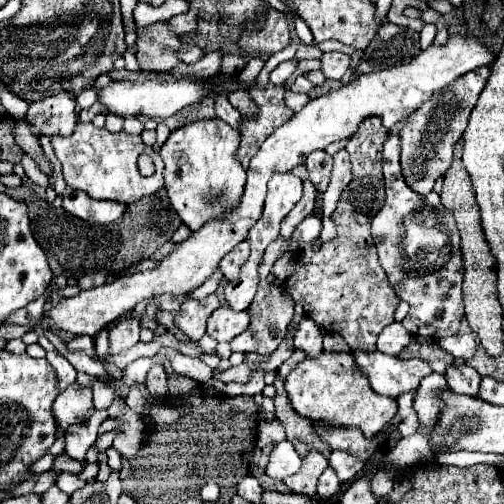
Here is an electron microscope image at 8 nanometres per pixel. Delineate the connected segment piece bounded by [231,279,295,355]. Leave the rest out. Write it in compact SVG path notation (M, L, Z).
M263 279L263 283L259 283L259 291L257 291L251 307L247 309L251 313L251 323L241 335L237 335L231 341L233 351L271 355L279 347L281 339L287 335L287 327L293 319L293 305L295 305L295 301L291 301L291 295L283 287L273 287Z

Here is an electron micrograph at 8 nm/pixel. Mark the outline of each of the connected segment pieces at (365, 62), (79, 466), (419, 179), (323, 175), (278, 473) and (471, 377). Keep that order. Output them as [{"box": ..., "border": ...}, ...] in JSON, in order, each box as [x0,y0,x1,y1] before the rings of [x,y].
[{"box":[357,23,421,73],"border":[[[383,23],[377,37],[363,51],[357,69],[361,73],[371,73],[387,67],[395,67],[411,61],[421,53],[419,49],[419,31],[407,29],[393,23]]]},{"box":[51,453,85,475],"border":[[[61,453],[61,455],[55,457],[51,471],[57,471],[57,473],[75,473],[75,475],[79,475],[79,473],[83,471],[83,465],[85,465],[83,461],[75,461],[75,459],[71,459],[67,453]]]},{"box":[399,67,489,195],"border":[[[479,67],[455,79],[455,83],[447,85],[439,93],[431,95],[411,117],[405,119],[403,129],[399,131],[401,139],[401,169],[405,183],[419,195],[431,193],[435,181],[447,173],[453,161],[453,147],[461,139],[463,131],[467,129],[469,115],[475,107],[479,93],[483,91],[489,79],[489,67]]]},{"box":[307,153,333,191],"border":[[[311,153],[307,157],[307,171],[309,171],[309,179],[311,183],[319,189],[325,191],[329,185],[329,177],[331,177],[331,169],[333,169],[333,157],[327,153]]]},{"box":[267,441,301,481],"border":[[[289,441],[277,443],[275,449],[271,451],[269,457],[269,465],[267,465],[267,475],[271,479],[279,479],[283,481],[285,477],[297,473],[301,469],[301,457],[297,455],[297,451],[293,449],[293,445]]]},{"box":[445,363,481,397],"border":[[[455,363],[449,365],[445,371],[445,379],[447,379],[447,385],[453,393],[471,395],[471,397],[475,397],[479,383],[481,383],[481,375],[465,363],[463,365],[455,365]]]}]

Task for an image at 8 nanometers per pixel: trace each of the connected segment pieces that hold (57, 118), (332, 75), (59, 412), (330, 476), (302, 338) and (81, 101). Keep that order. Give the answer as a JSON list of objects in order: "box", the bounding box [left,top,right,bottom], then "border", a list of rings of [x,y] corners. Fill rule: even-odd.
[{"box":[27,91,77,135],"border":[[[61,91],[33,103],[33,107],[27,111],[27,121],[37,125],[41,135],[71,135],[77,123],[73,95],[69,91]]]},{"box":[321,51,351,79],"border":[[[335,51],[335,53],[325,53],[321,63],[323,63],[321,71],[325,73],[327,79],[341,79],[351,65],[351,57],[345,55],[345,53]]]},{"box":[53,383,93,429],"border":[[[75,383],[67,387],[53,403],[53,415],[61,429],[83,423],[93,415],[93,393],[91,389],[79,389]]]},{"box":[317,467,339,499],"border":[[[327,467],[321,477],[319,477],[319,485],[317,485],[317,495],[321,499],[329,499],[339,491],[339,479],[335,475],[335,471],[331,467]]]},{"box":[295,317,323,359],"border":[[[305,317],[295,333],[295,347],[301,349],[303,353],[307,353],[307,357],[315,359],[323,353],[323,333],[319,331],[319,327],[315,325],[315,321],[311,321],[309,317]]]},{"box":[76,88,97,109],"border":[[[95,88],[84,89],[76,98],[76,103],[81,109],[91,107],[97,101]]]}]

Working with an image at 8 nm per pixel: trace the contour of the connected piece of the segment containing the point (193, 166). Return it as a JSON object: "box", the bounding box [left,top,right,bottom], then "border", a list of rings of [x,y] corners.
{"box":[159,119,245,231],"border":[[[219,119],[189,123],[173,131],[163,143],[159,155],[165,161],[165,191],[183,225],[187,225],[191,231],[199,231],[207,219],[233,209],[243,195],[245,169],[239,167],[235,157],[237,147],[239,131],[231,129]]]}

